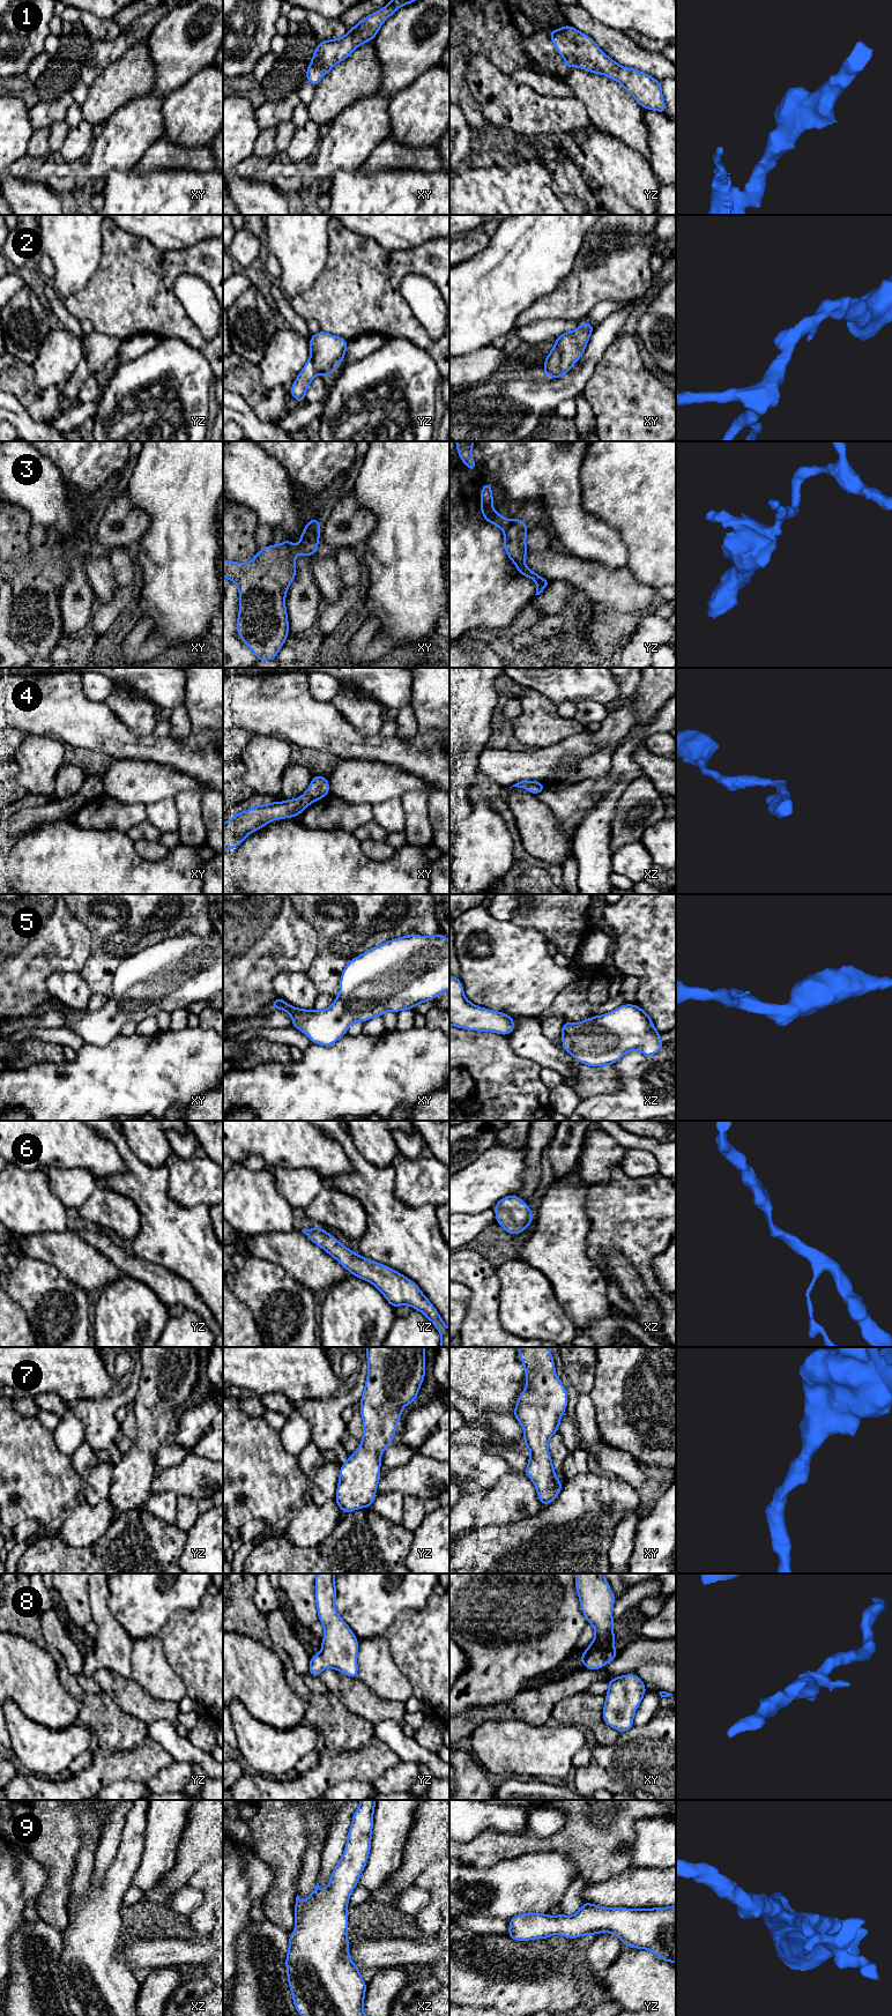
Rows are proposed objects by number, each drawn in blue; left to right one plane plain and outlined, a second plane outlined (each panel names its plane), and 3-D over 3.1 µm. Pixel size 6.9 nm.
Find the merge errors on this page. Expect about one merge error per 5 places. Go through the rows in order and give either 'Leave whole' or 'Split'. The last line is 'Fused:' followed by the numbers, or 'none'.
1: Leave whole
2: Leave whole
3: Split
4: Leave whole
5: Leave whole
6: Leave whole
7: Leave whole
8: Leave whole
9: Leave whole
Fused: 3

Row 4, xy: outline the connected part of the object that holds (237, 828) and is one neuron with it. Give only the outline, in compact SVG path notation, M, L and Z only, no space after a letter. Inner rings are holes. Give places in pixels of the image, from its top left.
M313 775L310 787L299 798L270 802L254 805L250 811L238 811L236 817L223 824L223 851L238 848L252 831L259 831L273 820L298 817L306 806L327 795L329 795L328 780L322 775Z

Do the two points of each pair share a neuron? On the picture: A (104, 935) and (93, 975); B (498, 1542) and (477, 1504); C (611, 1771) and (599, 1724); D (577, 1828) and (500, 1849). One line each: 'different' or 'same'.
A: same
B: different
C: different
D: same

